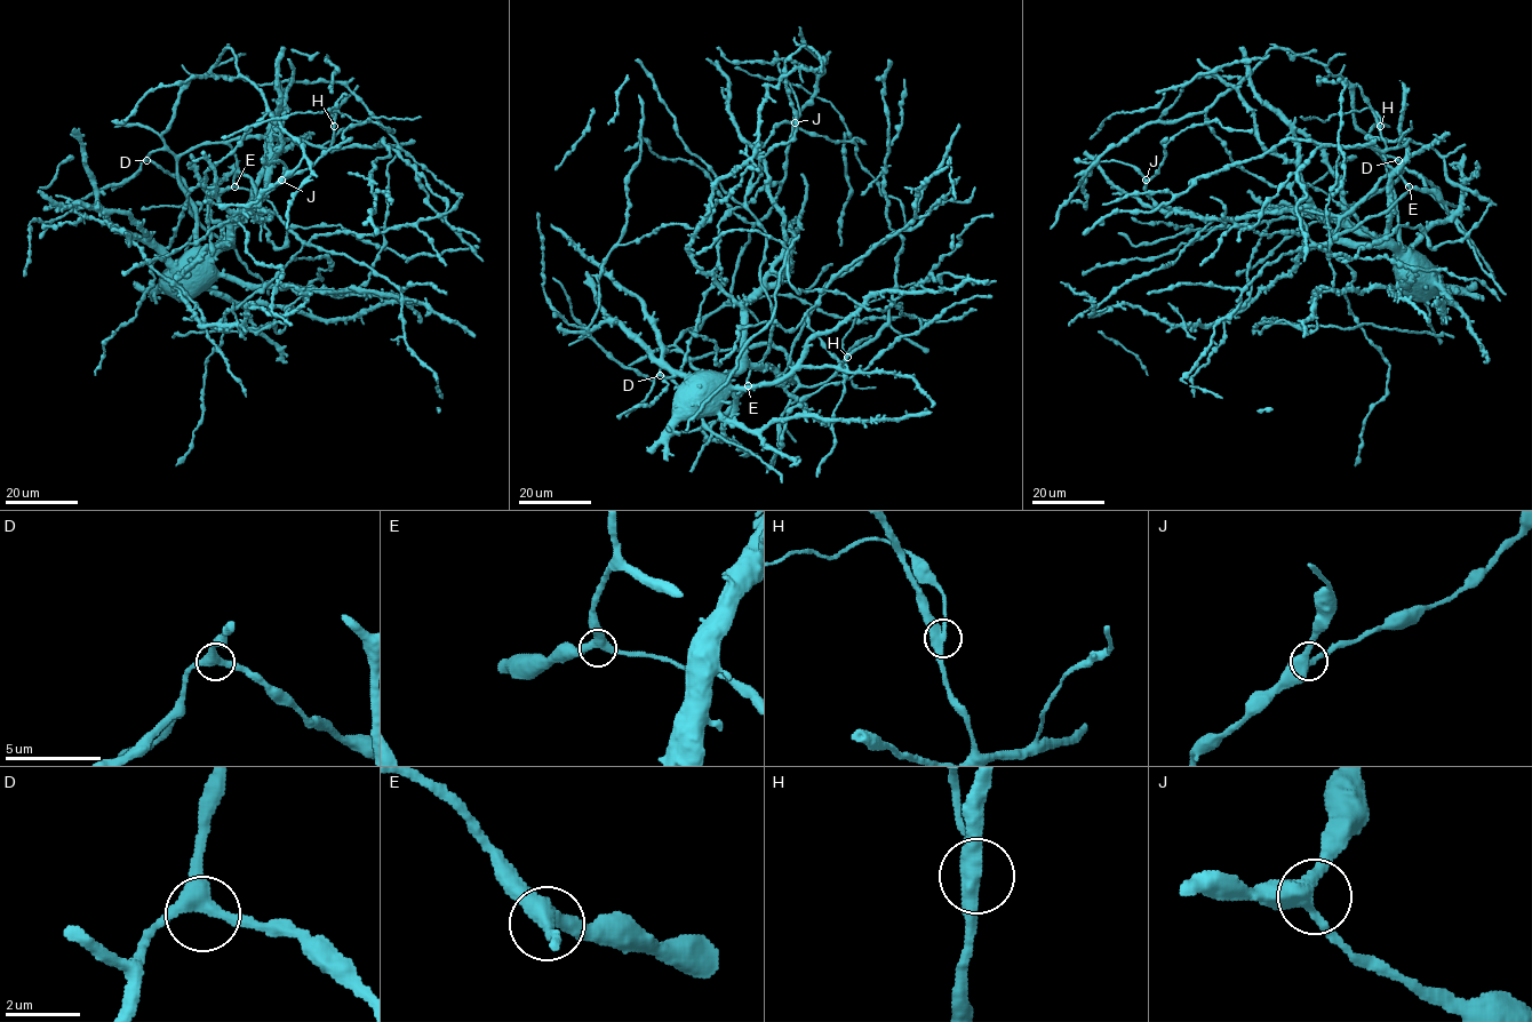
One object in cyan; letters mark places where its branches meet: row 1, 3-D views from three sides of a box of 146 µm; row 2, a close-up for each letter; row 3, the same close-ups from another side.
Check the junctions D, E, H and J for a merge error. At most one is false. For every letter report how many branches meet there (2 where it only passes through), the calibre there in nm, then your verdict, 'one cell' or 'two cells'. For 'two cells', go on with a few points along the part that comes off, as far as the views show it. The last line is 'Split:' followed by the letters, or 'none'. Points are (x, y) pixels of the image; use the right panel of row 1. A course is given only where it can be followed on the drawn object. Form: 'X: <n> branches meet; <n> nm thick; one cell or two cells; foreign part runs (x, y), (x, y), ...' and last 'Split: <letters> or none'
D: 3 branches meet; 360 nm thick; one cell
E: 3 branches meet; 400 nm thick; one cell
H: 3 branches meet; 380 nm thick; two cells; foreign part runs (1380, 127), (1380, 118), (1369, 108), (1333, 114), (1325, 121), (1300, 117)
J: 3 branches meet; 400 nm thick; one cell
Split: H

